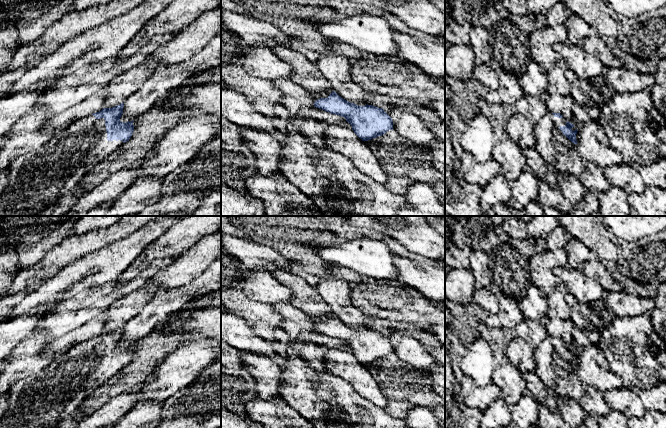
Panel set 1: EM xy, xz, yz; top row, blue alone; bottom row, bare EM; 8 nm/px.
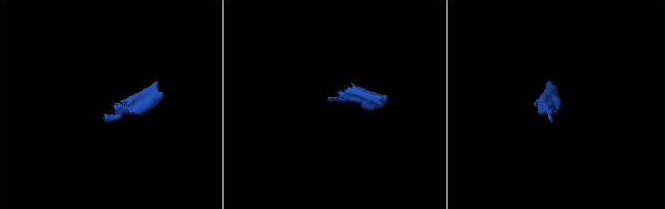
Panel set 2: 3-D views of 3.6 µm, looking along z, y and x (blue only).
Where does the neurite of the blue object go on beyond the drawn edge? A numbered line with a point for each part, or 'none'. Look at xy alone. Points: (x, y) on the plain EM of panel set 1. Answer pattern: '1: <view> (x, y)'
1: xy (43, 400)

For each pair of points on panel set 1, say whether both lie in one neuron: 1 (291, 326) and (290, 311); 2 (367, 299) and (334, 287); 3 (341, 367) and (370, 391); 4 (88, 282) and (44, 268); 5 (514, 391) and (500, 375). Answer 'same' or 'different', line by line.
1: same
2: different
3: same
4: different
5: same

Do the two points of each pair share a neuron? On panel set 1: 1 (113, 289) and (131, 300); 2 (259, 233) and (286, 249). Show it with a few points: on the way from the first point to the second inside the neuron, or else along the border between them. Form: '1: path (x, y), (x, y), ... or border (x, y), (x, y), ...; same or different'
1: border (145, 285), (119, 298), (105, 310); different
2: path (266, 239), (279, 246); same

